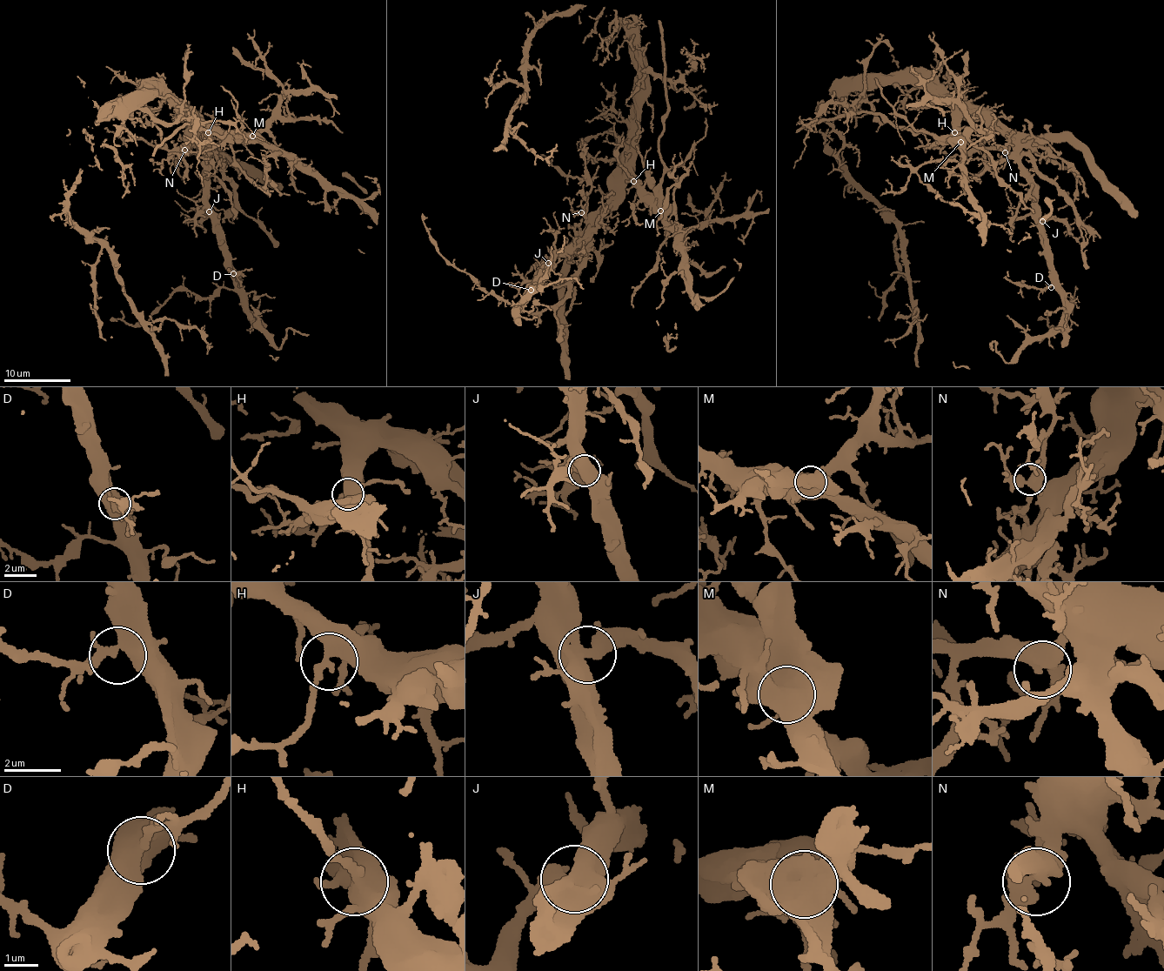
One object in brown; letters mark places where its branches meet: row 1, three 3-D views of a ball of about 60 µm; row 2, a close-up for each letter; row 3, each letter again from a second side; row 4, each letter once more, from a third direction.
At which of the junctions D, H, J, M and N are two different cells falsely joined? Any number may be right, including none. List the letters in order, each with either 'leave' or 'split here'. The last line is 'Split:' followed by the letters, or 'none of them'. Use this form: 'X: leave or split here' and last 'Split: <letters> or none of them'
D: leave
H: leave
J: leave
M: split here
N: leave
Split: M

